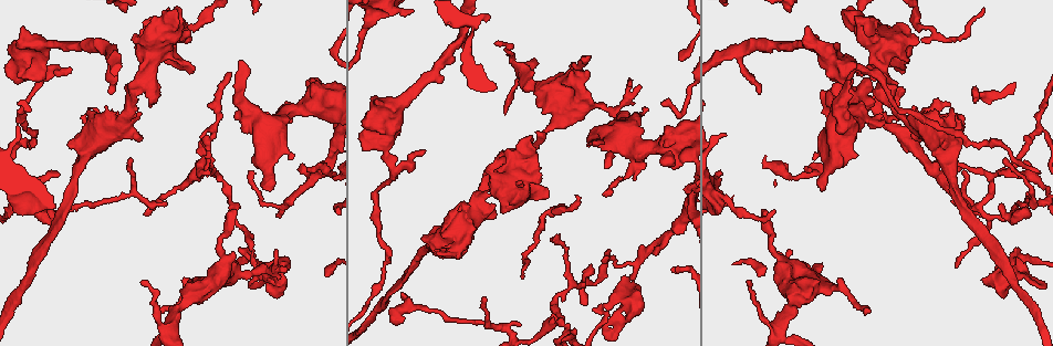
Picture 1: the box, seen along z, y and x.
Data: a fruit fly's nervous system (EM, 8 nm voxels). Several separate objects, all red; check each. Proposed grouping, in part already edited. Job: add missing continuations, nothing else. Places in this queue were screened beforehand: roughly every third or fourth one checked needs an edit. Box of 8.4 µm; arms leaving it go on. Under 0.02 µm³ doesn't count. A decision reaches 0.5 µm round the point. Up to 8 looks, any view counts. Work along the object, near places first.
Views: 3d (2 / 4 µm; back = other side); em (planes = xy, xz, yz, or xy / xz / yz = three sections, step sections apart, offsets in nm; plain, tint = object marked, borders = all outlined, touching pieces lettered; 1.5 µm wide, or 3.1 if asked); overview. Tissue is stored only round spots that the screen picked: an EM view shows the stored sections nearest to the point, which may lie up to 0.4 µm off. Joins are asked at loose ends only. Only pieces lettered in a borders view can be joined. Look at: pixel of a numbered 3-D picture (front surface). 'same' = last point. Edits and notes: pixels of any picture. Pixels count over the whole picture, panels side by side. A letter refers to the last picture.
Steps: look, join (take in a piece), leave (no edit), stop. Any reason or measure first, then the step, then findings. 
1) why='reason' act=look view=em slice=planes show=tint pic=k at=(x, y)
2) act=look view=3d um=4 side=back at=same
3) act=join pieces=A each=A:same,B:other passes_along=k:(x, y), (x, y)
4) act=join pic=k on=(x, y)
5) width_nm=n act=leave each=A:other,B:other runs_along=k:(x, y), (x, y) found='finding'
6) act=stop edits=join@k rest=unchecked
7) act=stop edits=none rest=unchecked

why='branch stops here' act=look view=em slice=planes show=tint pic=1 at=(914, 106)

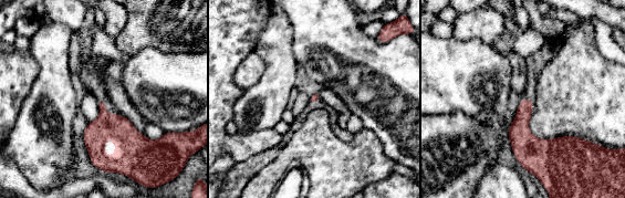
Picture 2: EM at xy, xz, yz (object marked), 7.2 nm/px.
why='see the neighbours' act=look view=em slice=planes show=borders at=same

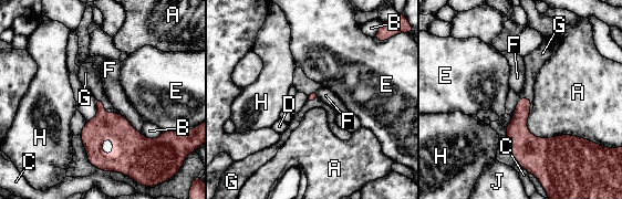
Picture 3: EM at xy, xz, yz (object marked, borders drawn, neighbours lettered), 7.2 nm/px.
longest_contact=A:460nm act=join pieces=G each=A:other,B:other,C:other,D:other,E:other,F:other,G:same,H:other,J:other found='the neuron continues'

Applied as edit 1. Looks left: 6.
why='see it whole again' act=look view=overview

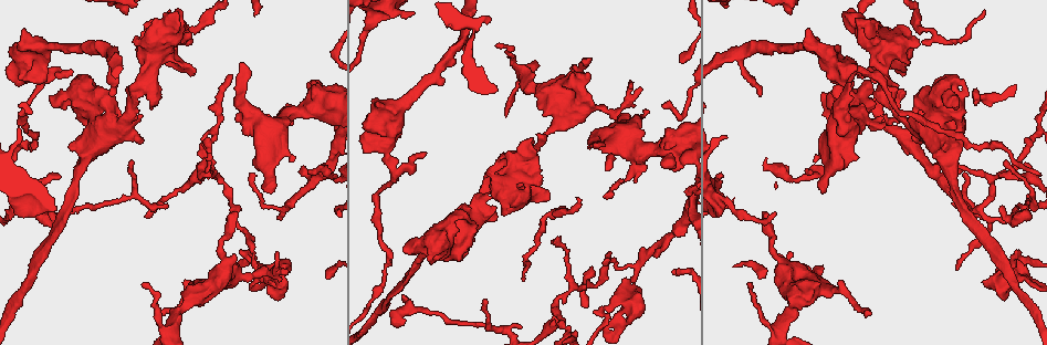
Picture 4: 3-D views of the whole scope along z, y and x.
why='an open end' act=look view=em slice=yz step=4 show=borders pic=4 at=(250, 172)

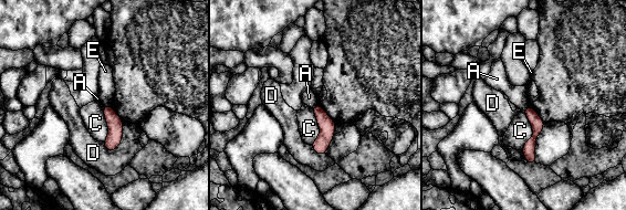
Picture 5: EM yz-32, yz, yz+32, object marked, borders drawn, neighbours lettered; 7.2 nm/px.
width_nm=90 act=leave each=A:other,C:other,D:other,E:other runs_along=5:(529, 108), (535, 121), (533, 160) found='none of them fits'

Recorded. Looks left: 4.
why='an open end' act=look view=3d um=2 pic=4 at=(824, 192)

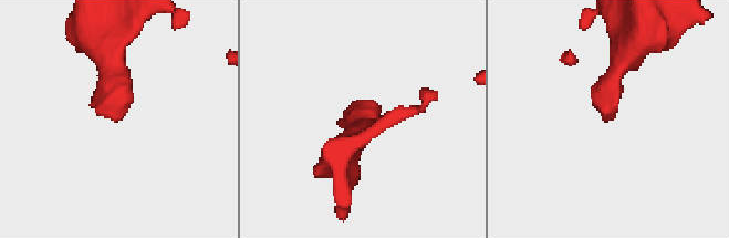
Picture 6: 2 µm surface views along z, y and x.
act=look view=em slice=yz step=4 show=borders pic=6 at=(369, 116)

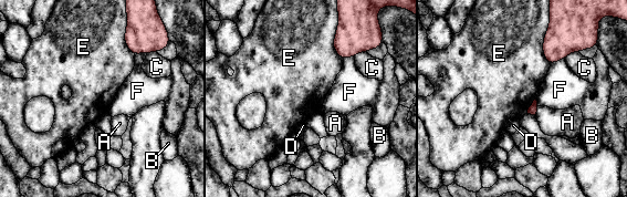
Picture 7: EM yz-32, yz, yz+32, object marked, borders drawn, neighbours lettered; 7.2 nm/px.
longest_contact=E:240nm act=leave each=A:other,B:other,C:other,D:other,E:other,F:other found='no lettered piece goes on from it'

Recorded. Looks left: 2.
act=stop edits=join@3 rest=unchecked

